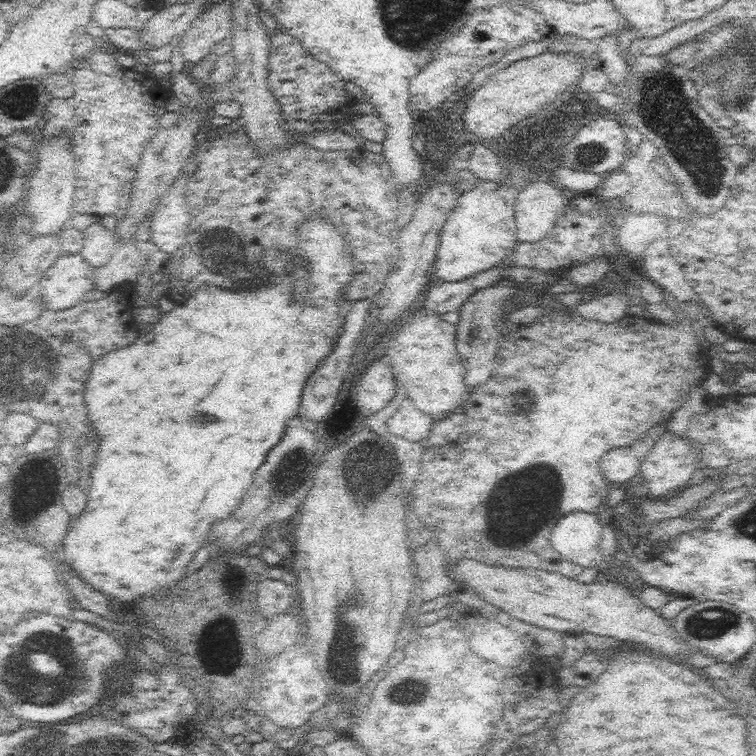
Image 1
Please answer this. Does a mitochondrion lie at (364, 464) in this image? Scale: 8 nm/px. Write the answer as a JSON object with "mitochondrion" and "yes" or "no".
{"mitochondrion":"yes"}

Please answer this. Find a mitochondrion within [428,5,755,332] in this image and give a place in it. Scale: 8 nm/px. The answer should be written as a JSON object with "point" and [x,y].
{"point":[668,111]}

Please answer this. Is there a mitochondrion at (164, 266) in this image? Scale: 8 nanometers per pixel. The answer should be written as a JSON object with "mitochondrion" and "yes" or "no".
{"mitochondrion":"no"}

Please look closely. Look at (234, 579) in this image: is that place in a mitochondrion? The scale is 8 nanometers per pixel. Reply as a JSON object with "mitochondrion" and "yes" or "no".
{"mitochondrion":"no"}

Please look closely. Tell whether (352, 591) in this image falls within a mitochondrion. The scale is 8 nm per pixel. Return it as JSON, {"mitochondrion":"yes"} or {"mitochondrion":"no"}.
{"mitochondrion":"yes"}

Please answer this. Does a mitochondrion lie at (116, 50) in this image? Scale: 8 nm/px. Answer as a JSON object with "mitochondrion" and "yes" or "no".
{"mitochondrion":"no"}

